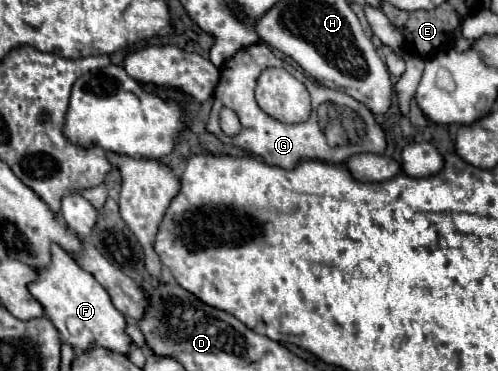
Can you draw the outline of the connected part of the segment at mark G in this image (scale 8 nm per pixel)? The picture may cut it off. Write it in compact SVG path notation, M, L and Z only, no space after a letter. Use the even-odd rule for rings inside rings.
M251 44L243 50L239 50L231 60L227 60L221 68L221 76L219 76L219 84L215 88L215 102L213 102L213 110L211 110L211 116L209 116L209 122L207 122L207 132L213 134L217 138L217 112L221 108L231 108L239 120L241 120L241 134L233 136L233 138L219 138L223 144L233 144L233 146L239 146L239 148L245 148L249 150L251 154L255 156L261 156L267 164L271 166L279 166L279 168L295 168L297 162L301 158L309 158L309 160L323 160L323 162L333 162L333 164L341 164L347 154L343 156L341 152L343 150L335 150L331 148L327 142L319 142L319 122L317 122L317 108L323 104L323 100L329 100L329 90L323 88L321 84L313 82L309 76L297 72L297 78L303 80L305 86L311 86L311 98L313 98L313 112L309 116L307 122L301 122L301 124L281 124L279 120L273 120L269 114L265 114L263 110L259 110L259 106L255 104L255 84L257 84L257 78L259 74L265 70L265 68L271 68L271 66L281 66L281 68L287 68L287 70L293 70L293 66L289 66L285 60L277 58L269 46L265 44Z

